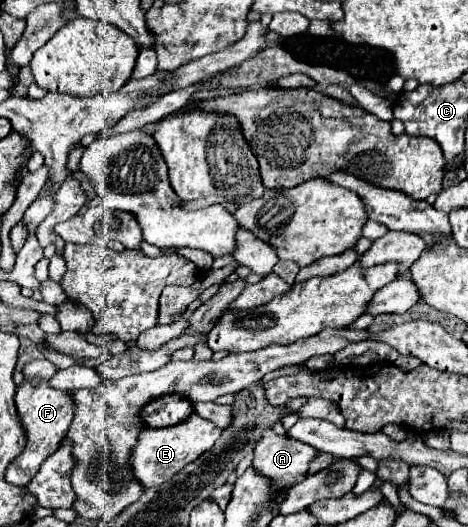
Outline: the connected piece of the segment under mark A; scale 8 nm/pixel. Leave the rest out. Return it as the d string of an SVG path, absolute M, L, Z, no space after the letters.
M266 428L264 436L254 448L252 466L266 474L274 486L288 490L302 480L308 470L308 462L316 458L316 450L290 436L278 436L272 428Z

